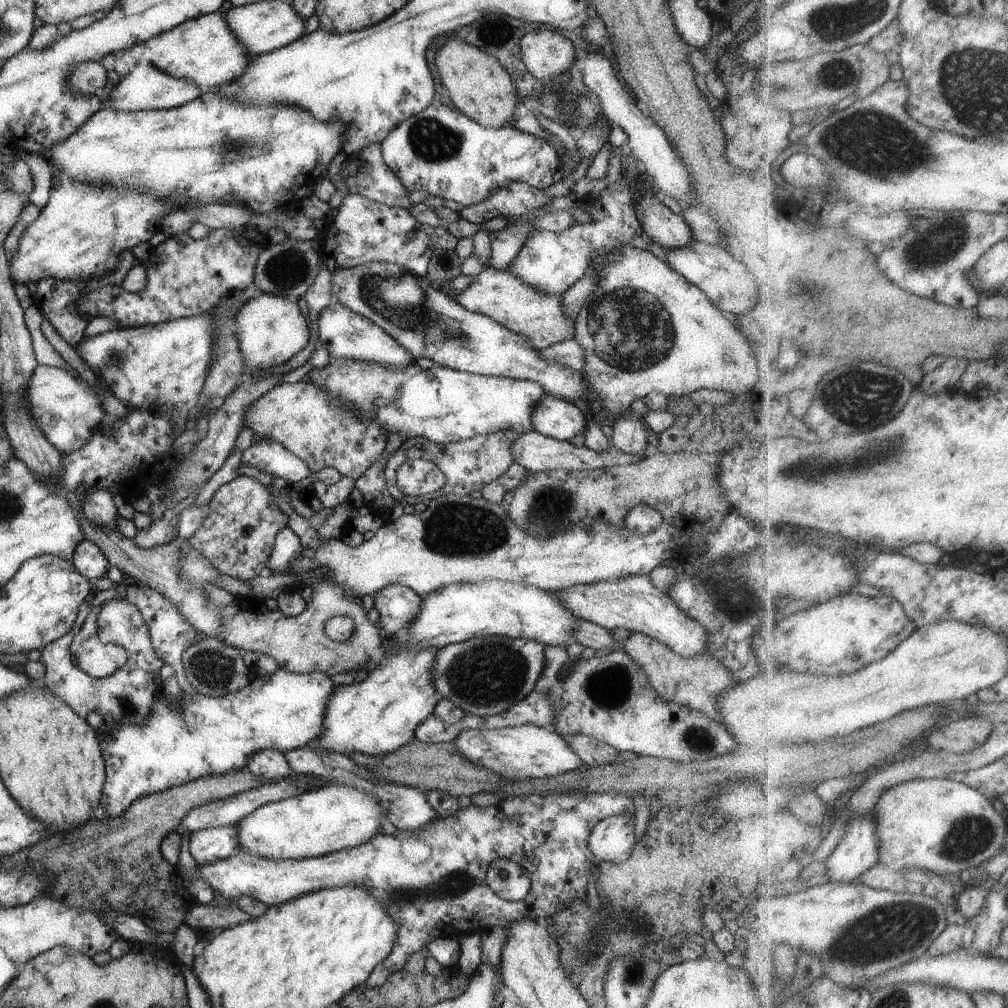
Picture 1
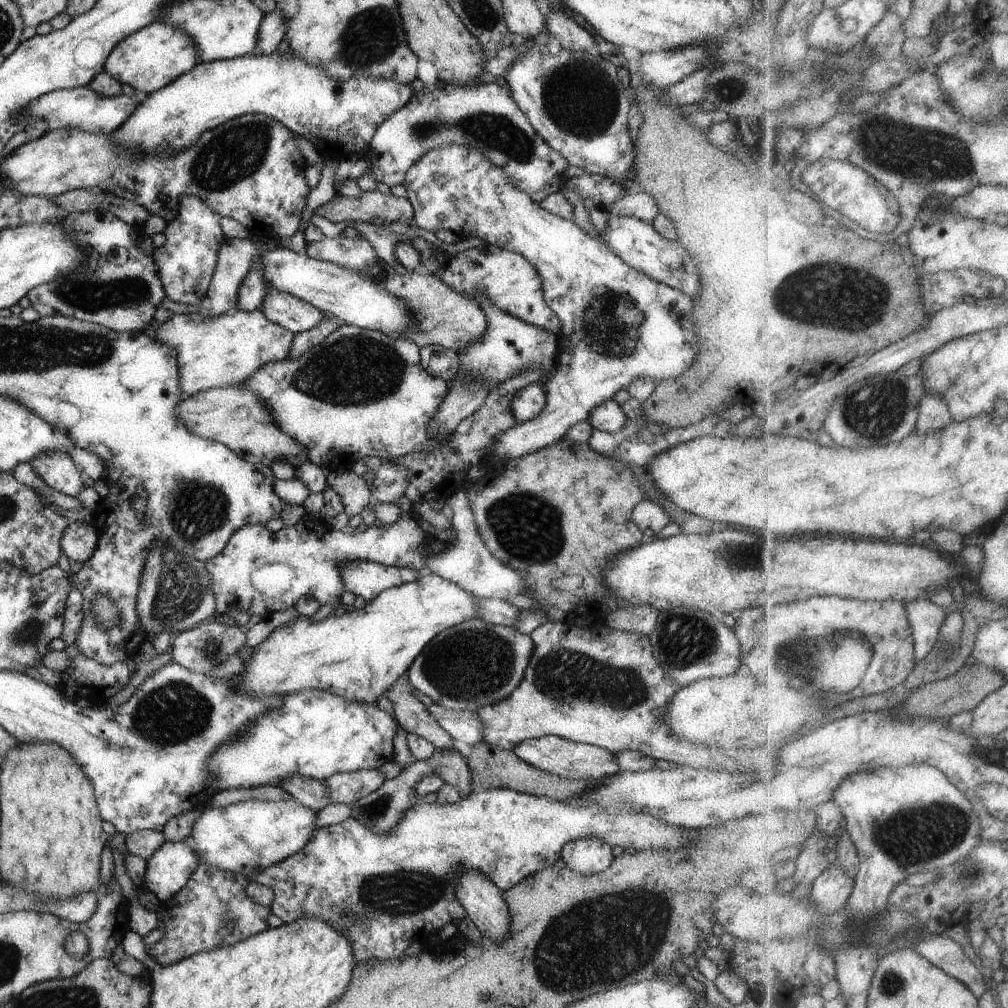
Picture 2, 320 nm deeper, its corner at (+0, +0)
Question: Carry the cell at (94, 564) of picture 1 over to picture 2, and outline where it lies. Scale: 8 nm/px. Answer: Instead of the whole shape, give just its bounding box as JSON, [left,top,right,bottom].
[60,521,97,562]

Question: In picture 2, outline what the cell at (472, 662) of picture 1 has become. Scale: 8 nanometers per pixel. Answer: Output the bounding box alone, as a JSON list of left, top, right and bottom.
[405,618,534,712]

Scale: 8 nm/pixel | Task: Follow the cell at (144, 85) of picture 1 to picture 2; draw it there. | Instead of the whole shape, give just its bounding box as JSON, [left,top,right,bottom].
[23,87,148,134]

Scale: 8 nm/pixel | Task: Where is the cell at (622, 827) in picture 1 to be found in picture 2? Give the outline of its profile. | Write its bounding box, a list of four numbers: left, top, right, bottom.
[560,837,614,876]

